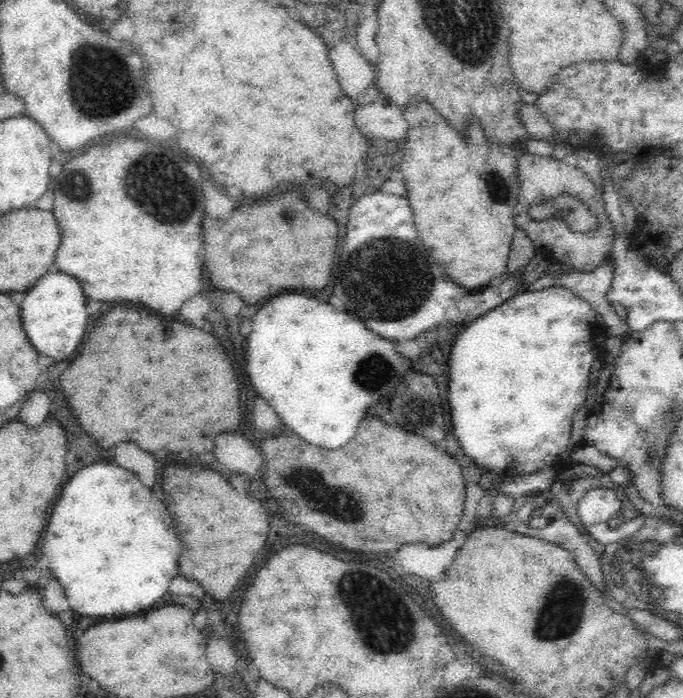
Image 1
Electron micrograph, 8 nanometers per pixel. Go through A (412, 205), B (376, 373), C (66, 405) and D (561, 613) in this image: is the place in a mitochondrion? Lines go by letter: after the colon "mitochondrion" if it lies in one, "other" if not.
A: other
B: mitochondrion
C: other
D: mitochondrion

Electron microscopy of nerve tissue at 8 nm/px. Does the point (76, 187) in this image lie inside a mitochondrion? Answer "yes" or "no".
yes

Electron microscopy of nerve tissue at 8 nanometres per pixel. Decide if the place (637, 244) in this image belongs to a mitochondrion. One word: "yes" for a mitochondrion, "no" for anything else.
no

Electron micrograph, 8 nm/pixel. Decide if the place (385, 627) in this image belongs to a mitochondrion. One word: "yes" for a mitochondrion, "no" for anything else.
yes

